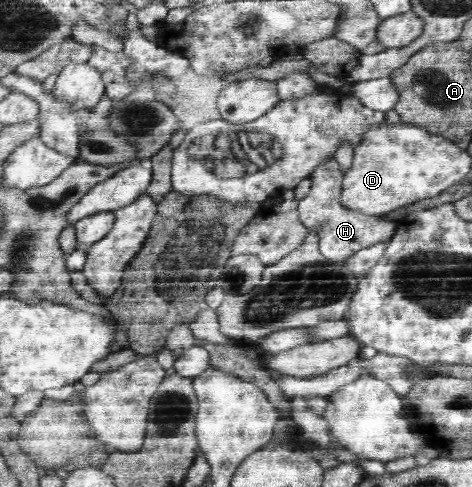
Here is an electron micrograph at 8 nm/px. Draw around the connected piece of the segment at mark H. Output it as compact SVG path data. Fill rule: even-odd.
M333 159L322 163L314 169L310 175L312 186L310 191L299 200L297 215L299 221L305 224L307 229L321 229L319 231L319 252L333 262L343 262L347 257L353 255L363 247L375 245L375 243L386 242L391 239L395 232L395 222L387 221L380 216L365 215L360 211L339 209L340 195L344 175L339 164Z

